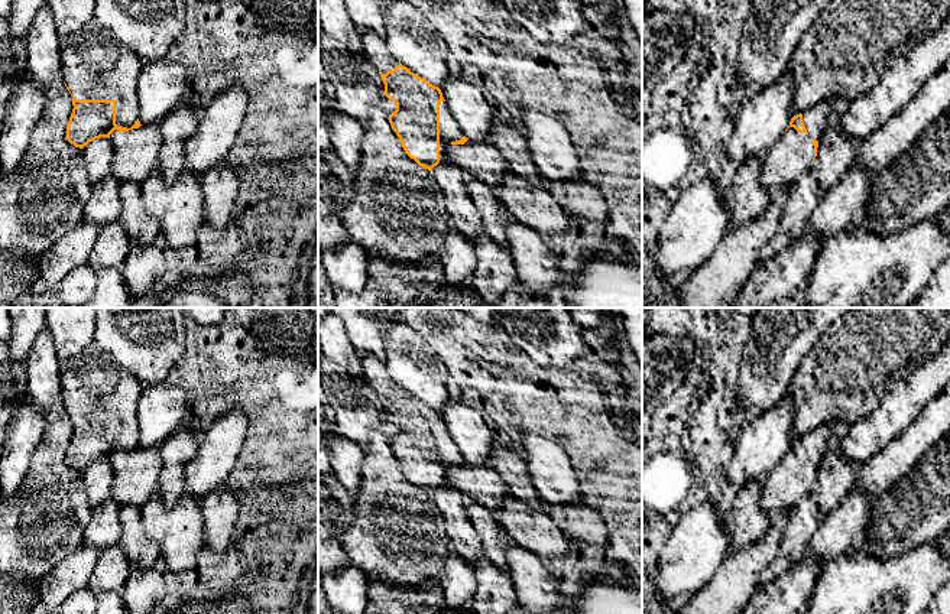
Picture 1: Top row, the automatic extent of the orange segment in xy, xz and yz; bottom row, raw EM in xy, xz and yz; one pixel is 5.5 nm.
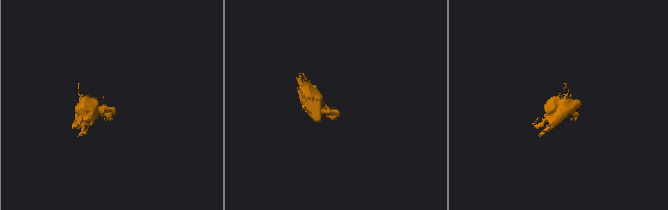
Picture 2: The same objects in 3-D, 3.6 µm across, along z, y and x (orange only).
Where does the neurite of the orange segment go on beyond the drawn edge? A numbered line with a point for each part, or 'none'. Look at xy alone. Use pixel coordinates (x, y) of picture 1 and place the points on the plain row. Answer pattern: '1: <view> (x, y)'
1: xy (94, 390)

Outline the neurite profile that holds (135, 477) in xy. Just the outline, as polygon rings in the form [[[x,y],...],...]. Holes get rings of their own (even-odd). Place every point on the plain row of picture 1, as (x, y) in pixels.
[[[140,449],[129,455],[114,454],[111,497],[121,506],[143,507],[158,491],[163,468],[161,449]]]

